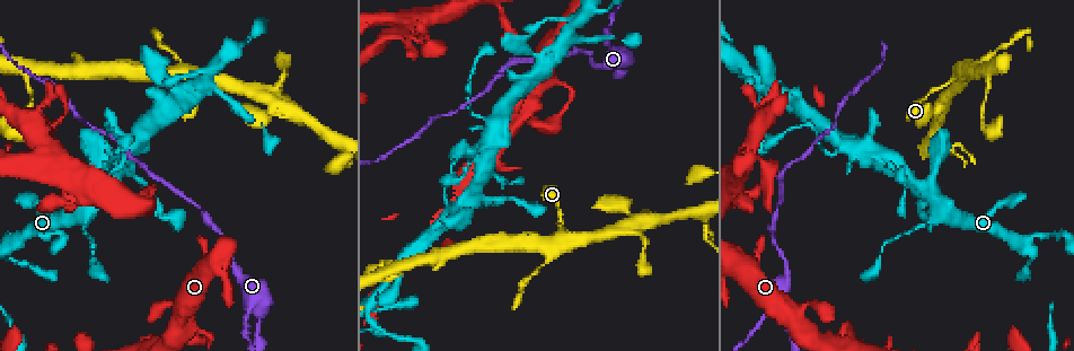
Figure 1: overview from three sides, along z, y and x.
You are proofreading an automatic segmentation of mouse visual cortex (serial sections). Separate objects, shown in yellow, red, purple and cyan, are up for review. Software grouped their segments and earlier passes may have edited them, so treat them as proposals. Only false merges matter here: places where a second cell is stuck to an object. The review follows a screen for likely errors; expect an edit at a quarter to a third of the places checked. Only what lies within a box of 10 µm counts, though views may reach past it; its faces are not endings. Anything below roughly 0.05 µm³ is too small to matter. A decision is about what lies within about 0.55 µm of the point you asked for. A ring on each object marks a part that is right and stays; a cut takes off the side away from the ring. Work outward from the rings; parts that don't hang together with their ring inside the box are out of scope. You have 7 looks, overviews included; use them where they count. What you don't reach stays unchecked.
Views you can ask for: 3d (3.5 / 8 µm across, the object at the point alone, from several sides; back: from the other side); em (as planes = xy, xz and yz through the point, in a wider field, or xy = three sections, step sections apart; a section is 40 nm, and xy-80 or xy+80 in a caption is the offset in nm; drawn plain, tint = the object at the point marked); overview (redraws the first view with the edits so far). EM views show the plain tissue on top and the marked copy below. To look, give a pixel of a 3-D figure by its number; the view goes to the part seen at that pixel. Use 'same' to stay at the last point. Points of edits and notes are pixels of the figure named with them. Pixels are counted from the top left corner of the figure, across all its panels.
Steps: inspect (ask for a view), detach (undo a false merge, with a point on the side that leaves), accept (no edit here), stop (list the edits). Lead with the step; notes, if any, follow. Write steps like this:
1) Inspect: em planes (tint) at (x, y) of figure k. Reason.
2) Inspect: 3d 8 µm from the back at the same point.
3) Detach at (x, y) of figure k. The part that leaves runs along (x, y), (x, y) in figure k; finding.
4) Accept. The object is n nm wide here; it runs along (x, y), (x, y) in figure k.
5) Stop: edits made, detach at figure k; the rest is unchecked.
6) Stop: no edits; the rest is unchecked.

Inspect: 3d 3.5 µm at (492, 122) of figure 1. Arms part here.

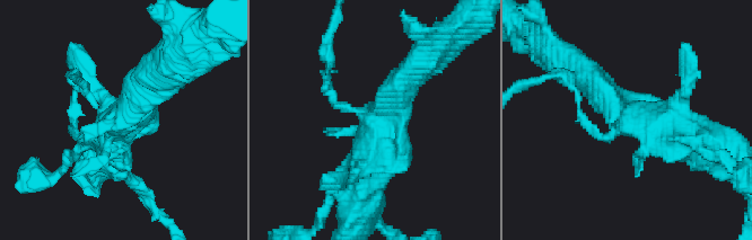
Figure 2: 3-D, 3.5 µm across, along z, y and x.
Inspect: em planes (tint) at (378, 121) of figure 2. Now the EM.

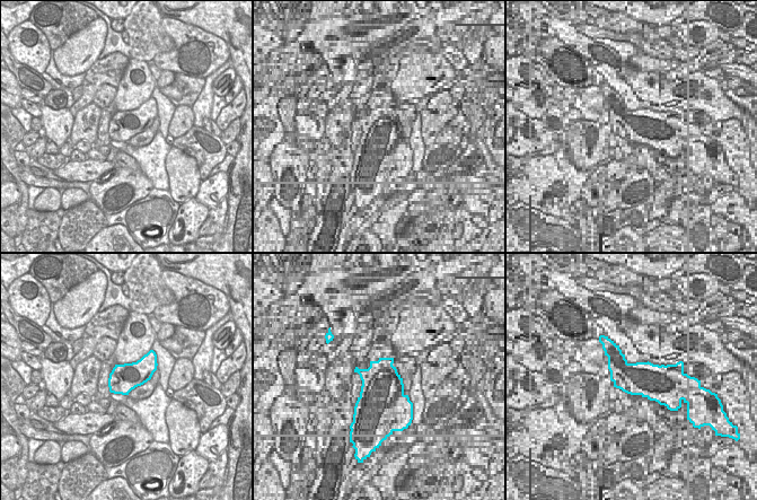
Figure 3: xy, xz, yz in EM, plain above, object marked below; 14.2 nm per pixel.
Accept. The object is 400 nm wide here; it runs along (693, 134), (621, 117), (578, 72) in figure 2; one cell here.

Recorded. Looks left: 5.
Inspect: 3d 3.5 µm at (561, 233) of figure 1. Sudden change in width.

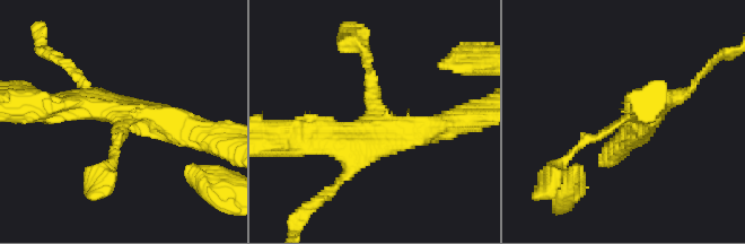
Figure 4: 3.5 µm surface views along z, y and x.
Inspect: em xy step 3 (tint) at (633, 117) of figure 4.

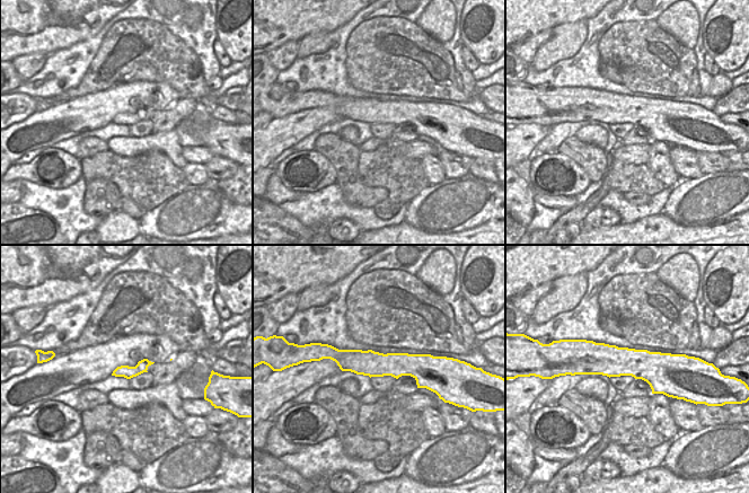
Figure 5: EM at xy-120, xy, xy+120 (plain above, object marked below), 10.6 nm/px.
Accept. 4 arms meet here; it runs along (366, 60), (376, 121), (307, 138) in figure 4; continuous, no second cell.

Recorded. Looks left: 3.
Inspect: 3d 3.5 µm at (257, 329) of figure 1. Thick turns thin.

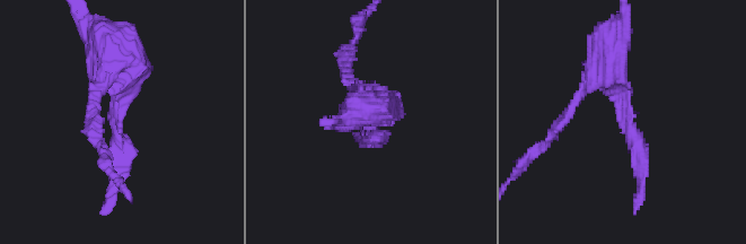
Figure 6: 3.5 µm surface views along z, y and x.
Inspect: em xy step 5 (tint) at (115, 129) of figure 6.

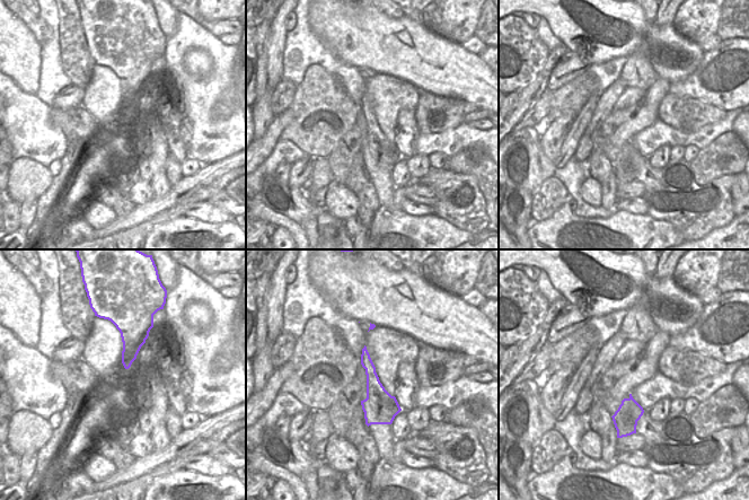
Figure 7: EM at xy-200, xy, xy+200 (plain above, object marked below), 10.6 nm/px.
Inspect: em xy step 3 (tint) at the same point.

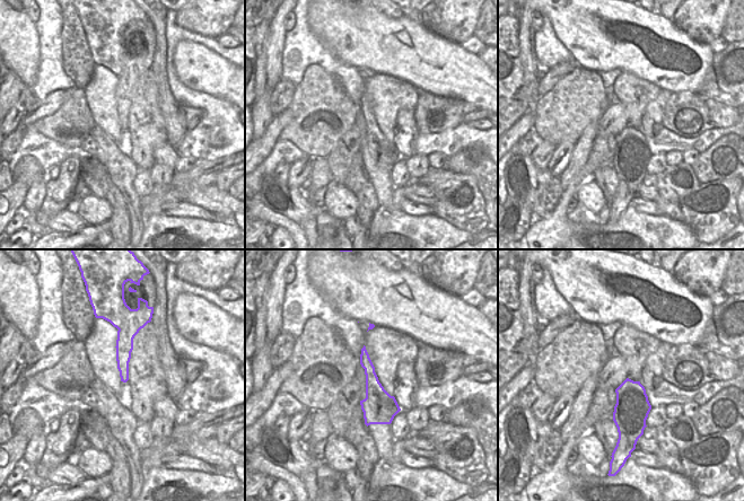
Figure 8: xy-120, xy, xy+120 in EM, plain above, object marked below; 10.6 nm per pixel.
Detach at (125, 148) of figure 6. A border runs along (119, 328), (128, 336), (130, 353) in figure 8; a second cell is stuck on.

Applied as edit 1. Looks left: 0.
Stop: edits made, detach at figure 6; the rest is unchecked.

